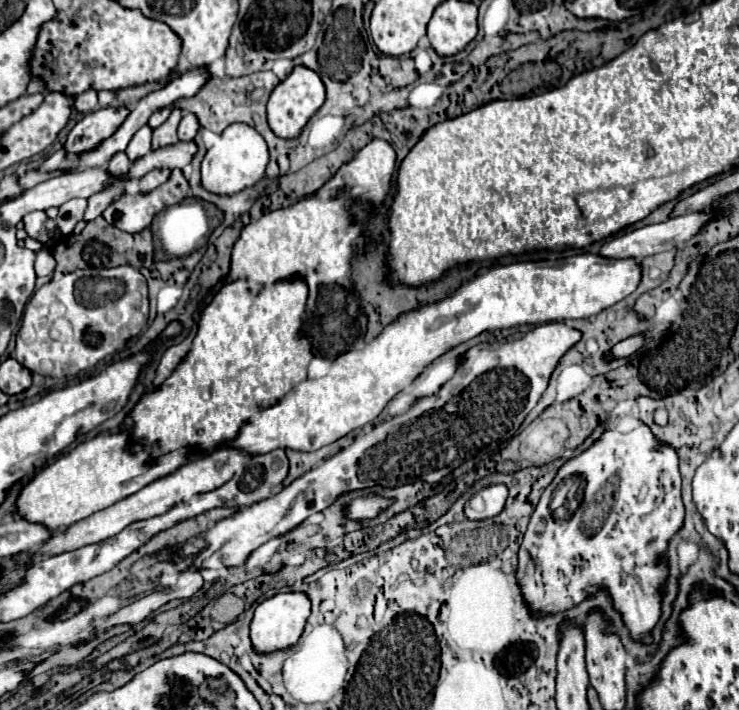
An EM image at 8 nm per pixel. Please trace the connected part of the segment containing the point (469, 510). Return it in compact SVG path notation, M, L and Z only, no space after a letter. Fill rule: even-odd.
M502 483L488 485L468 499L468 503L464 505L464 513L470 521L496 517L504 507L506 497L508 497L508 489Z

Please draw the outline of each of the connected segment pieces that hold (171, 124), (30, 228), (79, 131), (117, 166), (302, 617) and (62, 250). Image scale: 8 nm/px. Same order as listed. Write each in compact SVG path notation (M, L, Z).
M172 109L170 117L154 129L154 137L152 137L152 149L158 149L158 147L164 147L164 145L172 145L178 141L176 137L176 127L182 119L182 109Z
M32 211L32 213L24 215L22 221L24 221L24 227L26 227L28 235L34 237L34 239L38 239L40 243L48 241L52 229L56 227L56 223L52 219L48 219L44 211Z
M102 107L92 111L90 115L84 115L68 133L66 139L66 151L68 153L82 153L88 149L94 149L100 141L108 139L126 119L130 113L128 107Z
M118 153L118 155L114 155L112 159L110 159L110 163L108 163L108 171L114 171L114 175L126 175L130 168L130 159L128 159L128 155L126 153Z
M276 593L274 597L262 601L256 611L254 611L254 619L250 625L250 637L254 643L256 651L278 651L278 649L286 649L290 645L294 645L306 625L306 619L310 617L310 597L306 593Z
M98 217L86 223L80 235L66 235L56 241L52 247L52 255L56 259L56 271L70 273L82 267L118 267L122 263L134 263L134 267L150 267L152 265L152 233L144 229L140 233L124 233L114 225L106 223L104 217Z

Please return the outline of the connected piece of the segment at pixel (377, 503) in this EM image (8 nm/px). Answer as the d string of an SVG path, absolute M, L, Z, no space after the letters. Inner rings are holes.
M368 495L368 497L360 497L360 499L350 501L346 505L346 511L348 511L350 519L366 519L366 517L378 515L388 505L390 505L388 499L382 499L382 497L376 497L376 495Z

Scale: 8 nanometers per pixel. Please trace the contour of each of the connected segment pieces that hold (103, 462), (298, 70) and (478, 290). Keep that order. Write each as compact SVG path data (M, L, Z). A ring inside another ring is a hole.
M126 433L96 435L94 439L74 447L72 451L42 467L34 475L34 479L22 487L14 503L14 517L26 519L28 523L42 523L48 531L56 531L114 505L116 501L140 491L148 483L170 475L180 465L192 459L194 455L190 455L188 449L178 449L154 459L152 463L144 463L144 449L138 445L130 445Z
M296 65L292 69L292 73L280 81L272 95L270 95L270 101L268 101L268 123L272 127L272 131L280 137L294 137L300 133L300 129L306 125L306 121L322 107L324 103L324 95L326 95L326 89L324 89L324 83L320 79L320 75L306 67L306 65Z
M596 253L482 269L452 297L402 315L398 323L386 327L386 331L364 349L340 355L328 375L302 381L278 407L270 407L270 411L264 411L258 419L242 425L238 439L228 445L242 447L252 455L268 453L278 447L316 451L376 419L398 391L410 385L428 363L454 345L482 331L592 317L628 297L638 283L640 265L636 259L602 259Z

